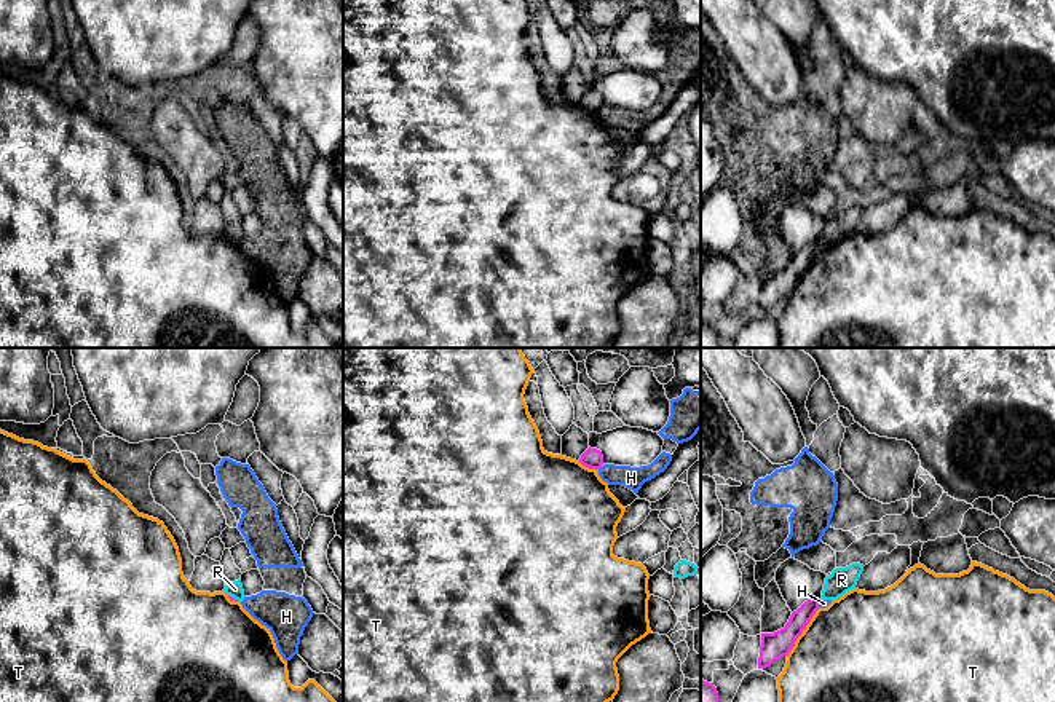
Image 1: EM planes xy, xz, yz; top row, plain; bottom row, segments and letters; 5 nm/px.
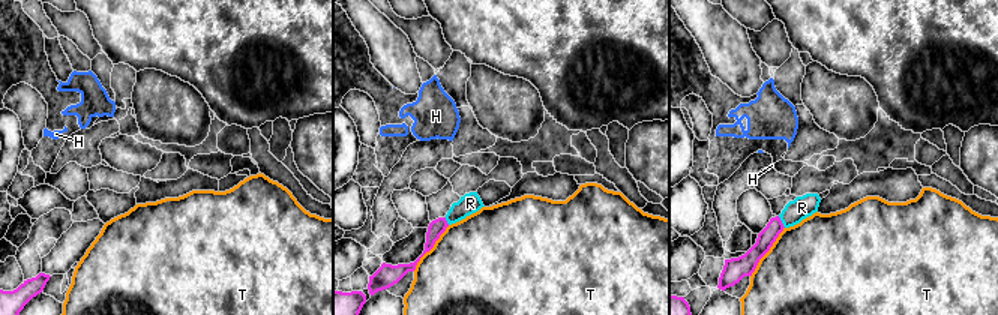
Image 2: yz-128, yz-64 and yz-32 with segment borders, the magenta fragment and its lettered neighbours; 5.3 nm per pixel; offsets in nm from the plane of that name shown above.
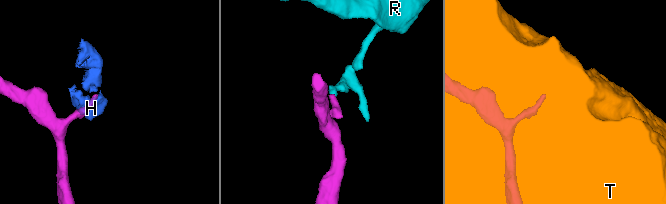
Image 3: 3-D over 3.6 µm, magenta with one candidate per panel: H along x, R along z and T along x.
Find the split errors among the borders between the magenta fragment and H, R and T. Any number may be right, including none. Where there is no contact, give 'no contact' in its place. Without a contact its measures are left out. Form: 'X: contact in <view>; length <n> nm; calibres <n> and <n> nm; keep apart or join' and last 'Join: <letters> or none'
H: contact in yz; length 40 nm; calibres 100 and 50 nm; keep apart
R: contact in xy; length 70 nm; calibres 20 and 80 nm; keep apart
T: contact in yz; length 300 nm; calibres 130 and 500 nm; keep apart
Join: none

